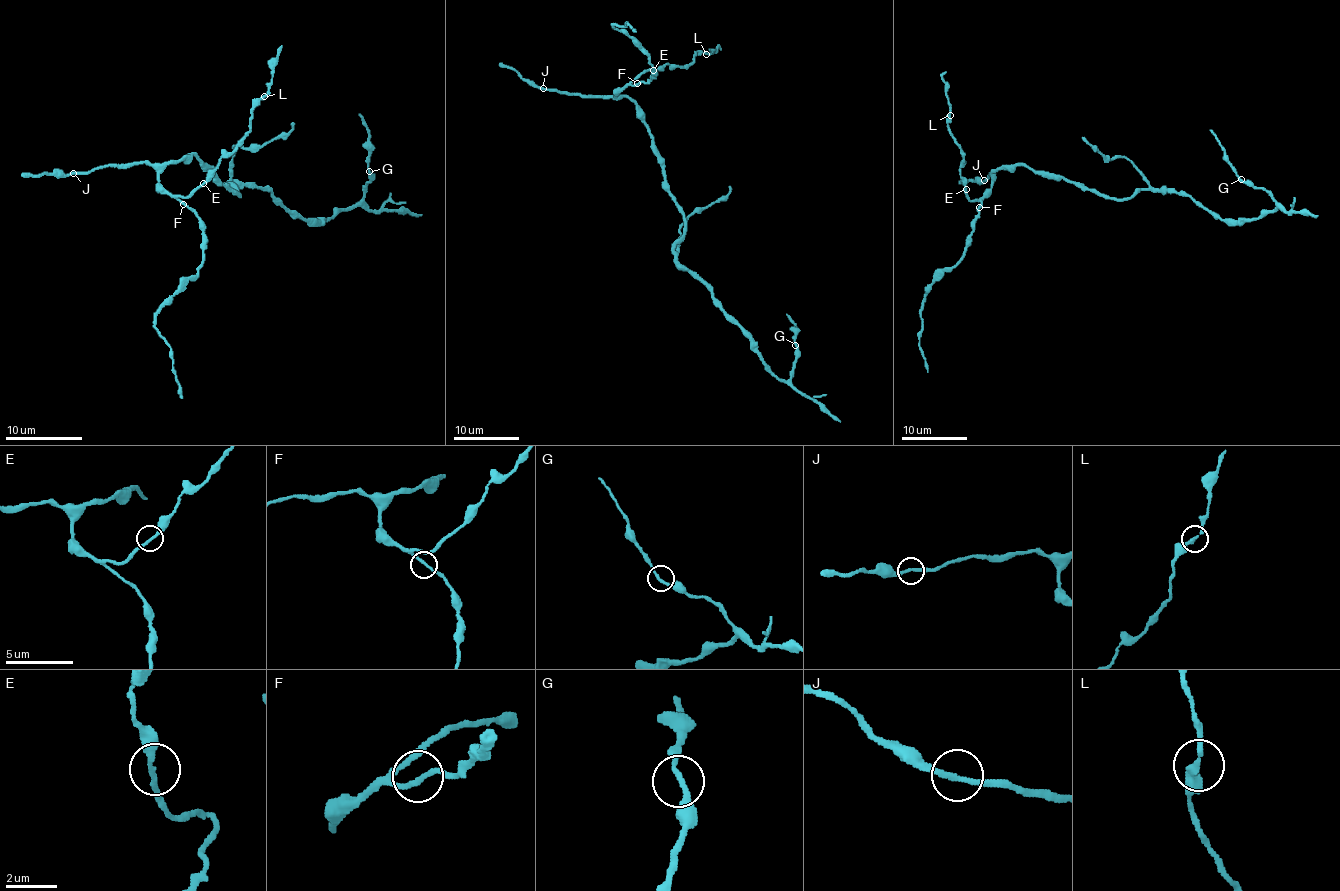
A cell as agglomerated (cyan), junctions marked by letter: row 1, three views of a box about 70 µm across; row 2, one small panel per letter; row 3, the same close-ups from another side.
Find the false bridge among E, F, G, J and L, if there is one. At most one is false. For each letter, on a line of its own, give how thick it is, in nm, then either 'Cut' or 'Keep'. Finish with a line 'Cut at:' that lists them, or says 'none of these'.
E: Thickness 200 nm. Keep
F: Thickness 200 nm. Keep
G: Thickness 190 nm. Keep
J: Thickness 200 nm. Keep
L: Thickness 200 nm. Cut
Cut at: L

